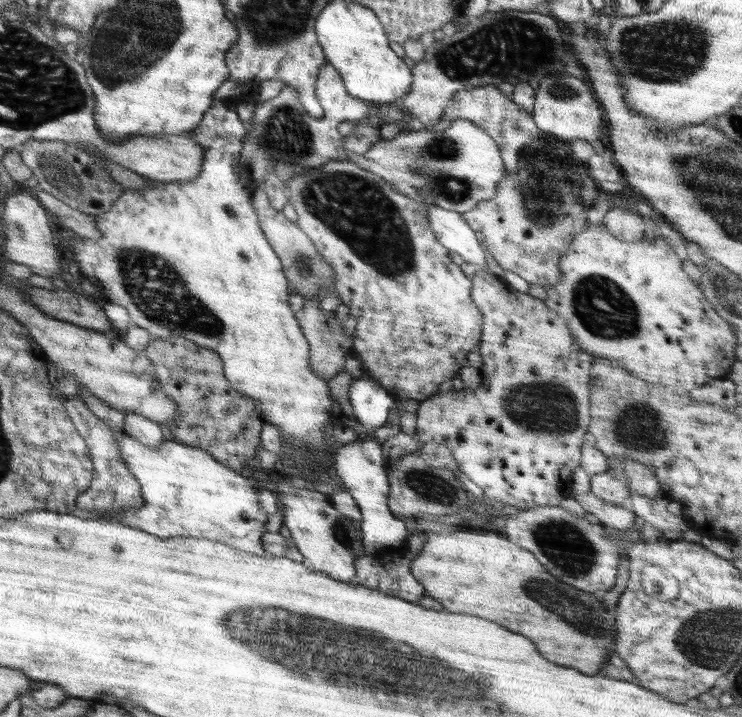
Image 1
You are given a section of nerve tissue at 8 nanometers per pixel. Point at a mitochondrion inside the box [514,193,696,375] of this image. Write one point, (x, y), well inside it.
(602, 307)

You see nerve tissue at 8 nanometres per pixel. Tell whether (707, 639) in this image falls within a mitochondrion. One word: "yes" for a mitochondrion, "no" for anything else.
yes

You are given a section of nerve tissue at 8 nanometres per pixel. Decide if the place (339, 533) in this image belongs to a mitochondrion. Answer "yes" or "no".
yes

